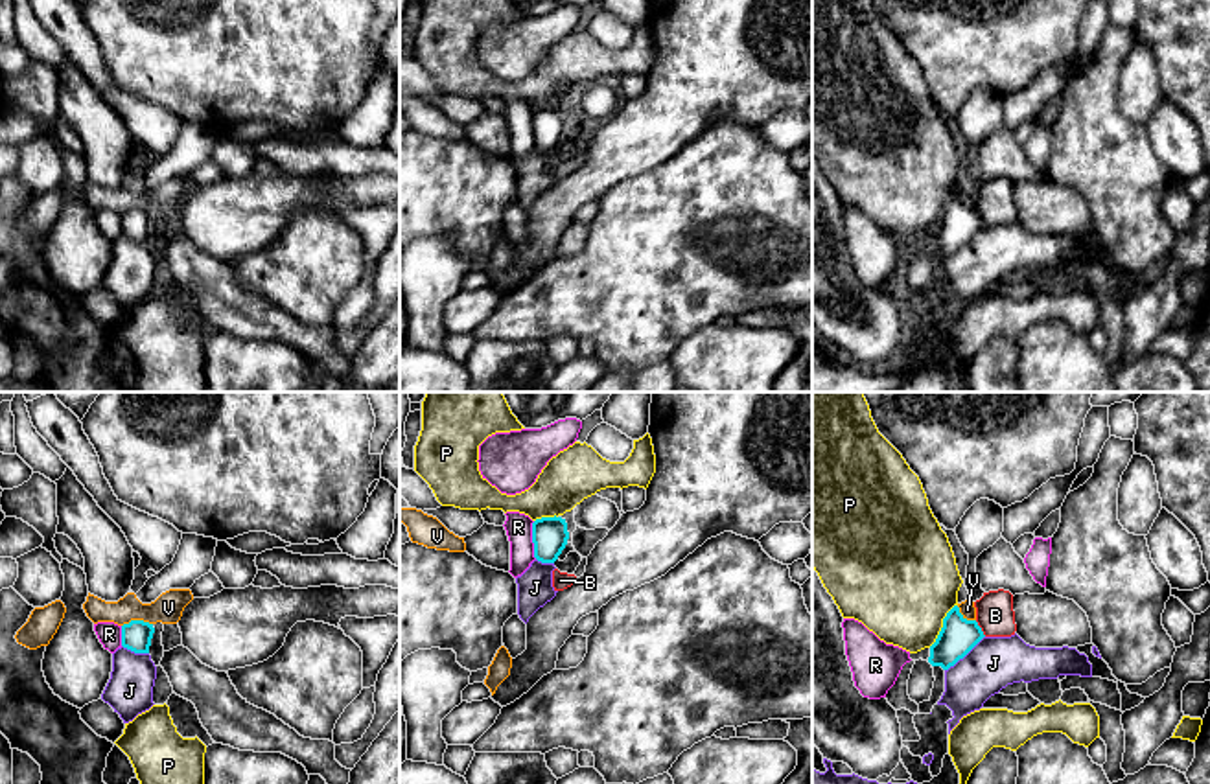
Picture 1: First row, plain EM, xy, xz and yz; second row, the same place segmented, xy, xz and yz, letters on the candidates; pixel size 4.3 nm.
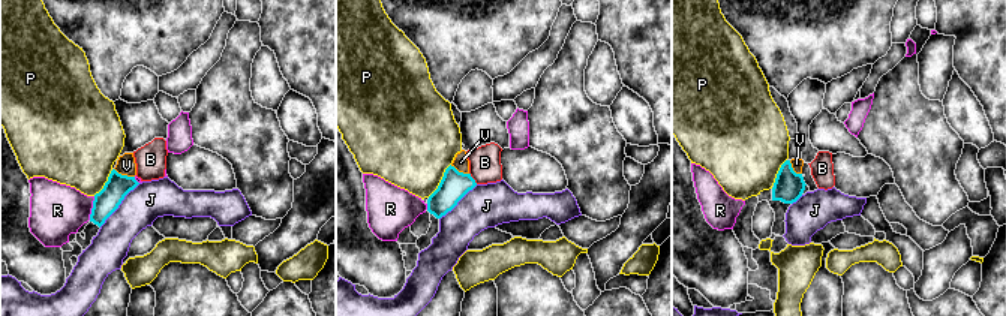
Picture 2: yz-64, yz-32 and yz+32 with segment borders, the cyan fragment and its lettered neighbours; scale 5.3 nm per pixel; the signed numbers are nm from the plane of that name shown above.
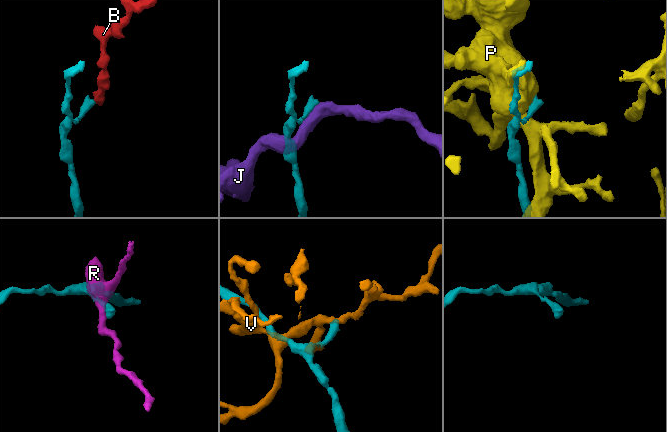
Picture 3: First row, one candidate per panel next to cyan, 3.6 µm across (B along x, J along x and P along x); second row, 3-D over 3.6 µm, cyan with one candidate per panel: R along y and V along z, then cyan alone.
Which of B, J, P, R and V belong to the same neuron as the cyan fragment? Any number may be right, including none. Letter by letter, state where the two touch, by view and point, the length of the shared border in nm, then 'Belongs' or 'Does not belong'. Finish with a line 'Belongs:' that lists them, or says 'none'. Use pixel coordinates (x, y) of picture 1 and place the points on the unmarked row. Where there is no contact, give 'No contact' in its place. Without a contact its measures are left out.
B: Touches cyan at yz (980, 216). Shared border 90 nm. Does not belong
J: Touches cyan at yz (964, 243). Shared border 240 nm. Does not belong
P: Touches cyan at yz (943, 214). Shared border 220 nm. Does not belong
R: Touches cyan at xz (533, 127). Shared border 170 nm. Does not belong
V: Touches cyan at xy (137, 208). Shared border 140 nm. Does not belong
Belongs: none

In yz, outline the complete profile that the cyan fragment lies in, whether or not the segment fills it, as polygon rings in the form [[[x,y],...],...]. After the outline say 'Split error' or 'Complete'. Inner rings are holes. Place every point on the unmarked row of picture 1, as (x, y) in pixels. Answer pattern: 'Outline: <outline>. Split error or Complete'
Outline: [[[954,193],[943,206],[943,215],[930,234],[928,250],[948,258],[963,247],[982,226],[983,219],[976,208],[967,208]]]. Complete

